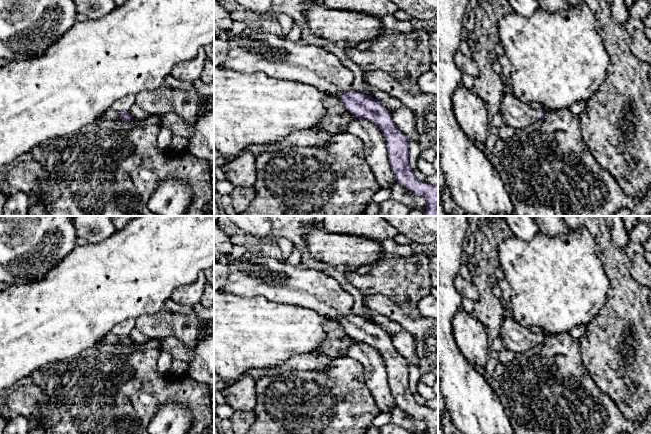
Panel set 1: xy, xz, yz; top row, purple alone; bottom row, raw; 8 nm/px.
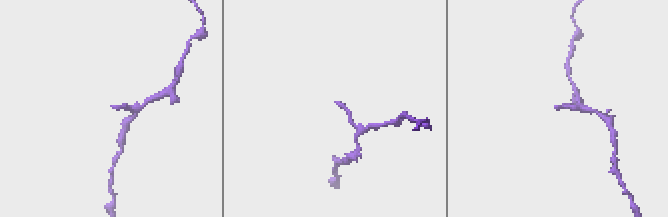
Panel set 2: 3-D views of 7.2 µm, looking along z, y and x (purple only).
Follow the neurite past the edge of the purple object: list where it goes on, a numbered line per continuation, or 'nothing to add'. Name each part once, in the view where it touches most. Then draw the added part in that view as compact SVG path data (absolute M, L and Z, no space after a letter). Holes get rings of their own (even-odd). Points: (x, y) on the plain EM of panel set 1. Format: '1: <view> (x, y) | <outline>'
1: xz (278, 281) | M271 257L230 259L228 267L229 273L220 291L241 297L262 296L271 301L302 306L316 311L328 320L338 320L351 313L353 297L340 286L336 279L323 271L299 268Z

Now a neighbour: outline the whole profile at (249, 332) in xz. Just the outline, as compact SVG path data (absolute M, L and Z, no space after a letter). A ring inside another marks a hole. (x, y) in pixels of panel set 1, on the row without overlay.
M214 290L214 372L223 379L237 380L248 369L276 367L294 356L314 353L326 338L327 321L326 317L302 306Z

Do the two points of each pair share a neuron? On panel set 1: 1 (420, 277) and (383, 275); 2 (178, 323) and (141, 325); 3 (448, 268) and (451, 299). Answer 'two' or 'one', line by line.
1: one
2: one
3: one

